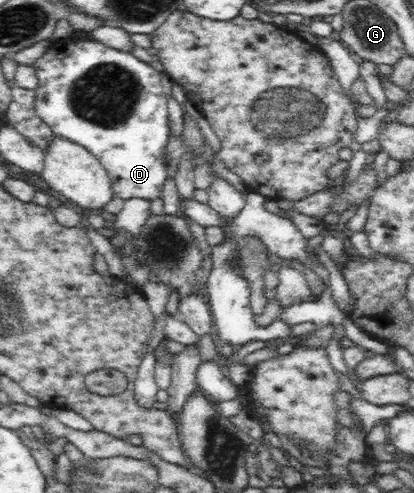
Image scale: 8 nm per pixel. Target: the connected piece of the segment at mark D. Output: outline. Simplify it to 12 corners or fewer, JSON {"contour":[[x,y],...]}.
{"contour":[[91,36],[33,67],[36,115],[122,200],[161,197],[160,73]]}

